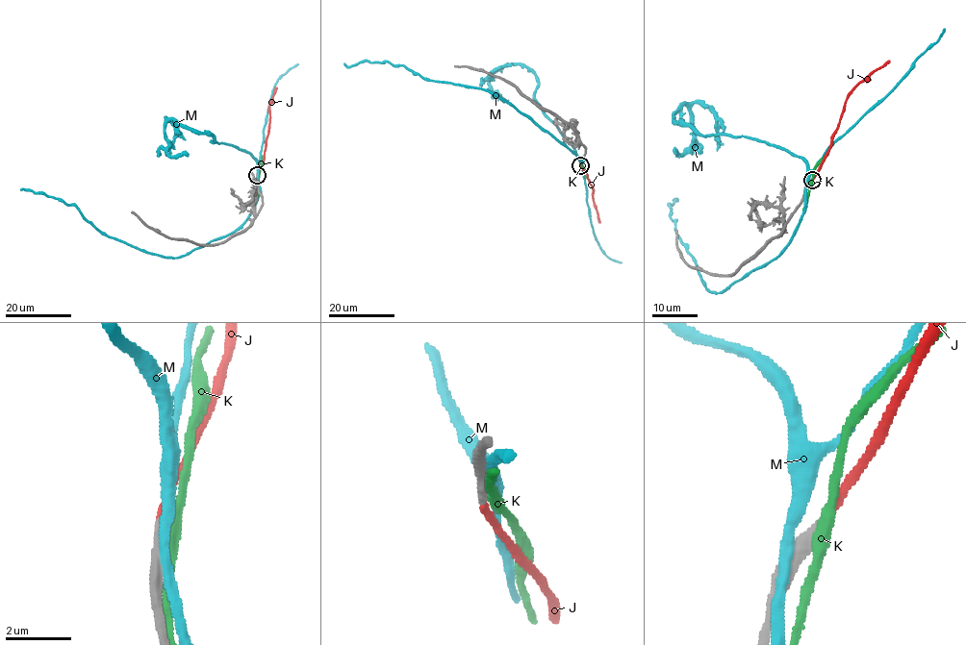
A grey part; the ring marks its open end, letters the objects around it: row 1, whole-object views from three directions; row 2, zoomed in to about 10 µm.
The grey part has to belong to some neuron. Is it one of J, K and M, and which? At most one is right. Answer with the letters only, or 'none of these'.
J

